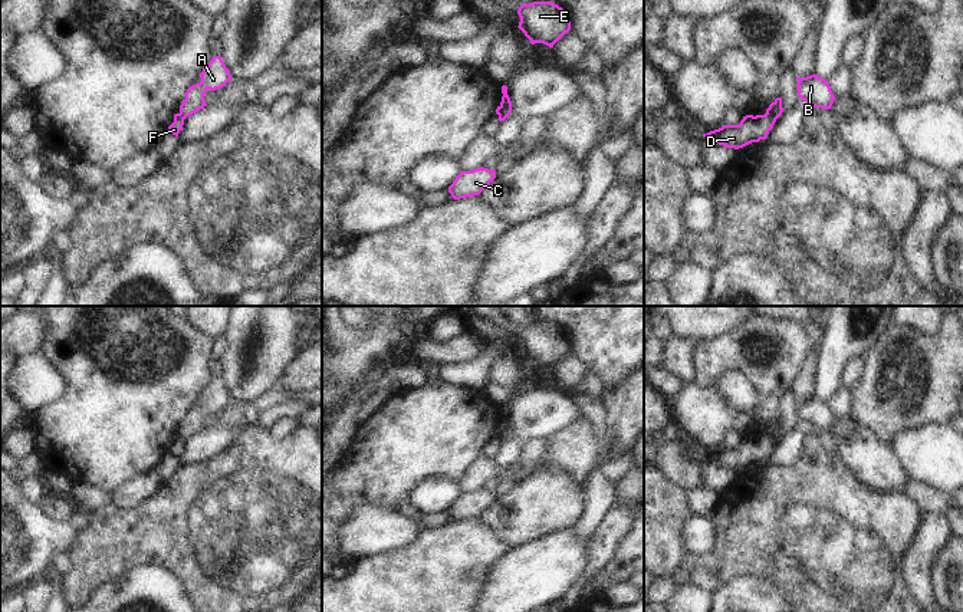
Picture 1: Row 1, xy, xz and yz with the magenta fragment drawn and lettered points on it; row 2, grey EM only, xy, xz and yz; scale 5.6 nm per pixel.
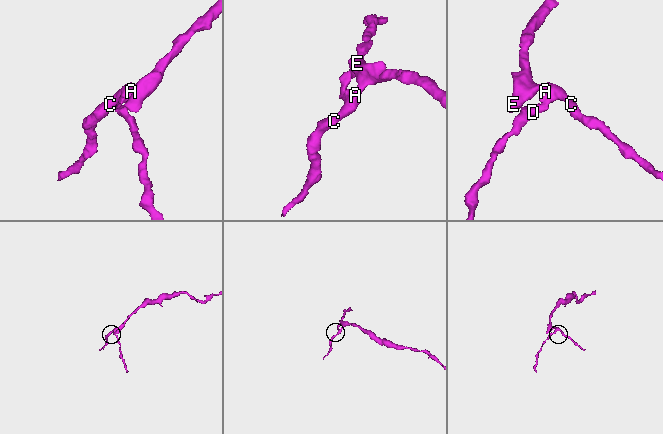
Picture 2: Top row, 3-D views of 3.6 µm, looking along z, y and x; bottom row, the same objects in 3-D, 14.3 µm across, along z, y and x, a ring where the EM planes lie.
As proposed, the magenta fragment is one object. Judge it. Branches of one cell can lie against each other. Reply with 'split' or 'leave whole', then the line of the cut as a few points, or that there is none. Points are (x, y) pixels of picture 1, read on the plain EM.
split | xz (509, 421), (499, 437)

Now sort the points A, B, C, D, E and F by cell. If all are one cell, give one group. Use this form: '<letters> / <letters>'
A B C E / D F

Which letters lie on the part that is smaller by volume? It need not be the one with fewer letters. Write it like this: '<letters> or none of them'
D, F

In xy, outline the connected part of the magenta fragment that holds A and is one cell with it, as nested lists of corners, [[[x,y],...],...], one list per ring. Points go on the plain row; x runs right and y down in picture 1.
[[[214,378],[210,382],[208,388],[200,395],[200,399],[201,404],[190,408],[184,415],[185,422],[180,427],[180,437],[184,440],[207,428],[204,417],[208,411],[220,411],[231,402],[231,397],[220,378]]]

